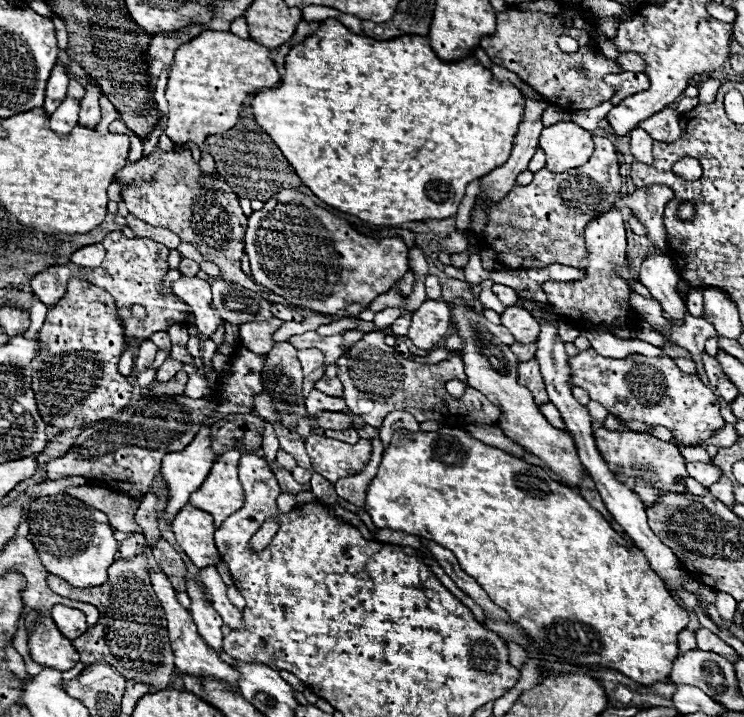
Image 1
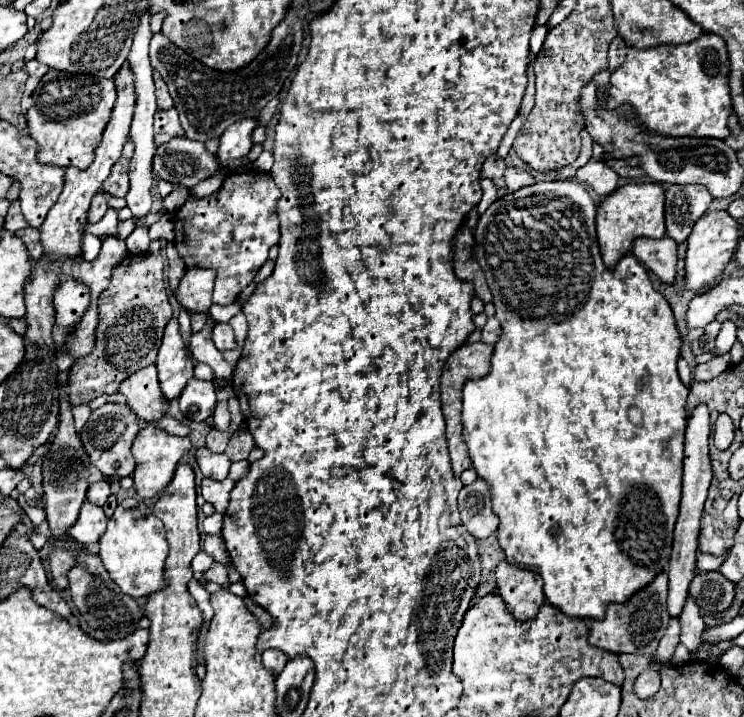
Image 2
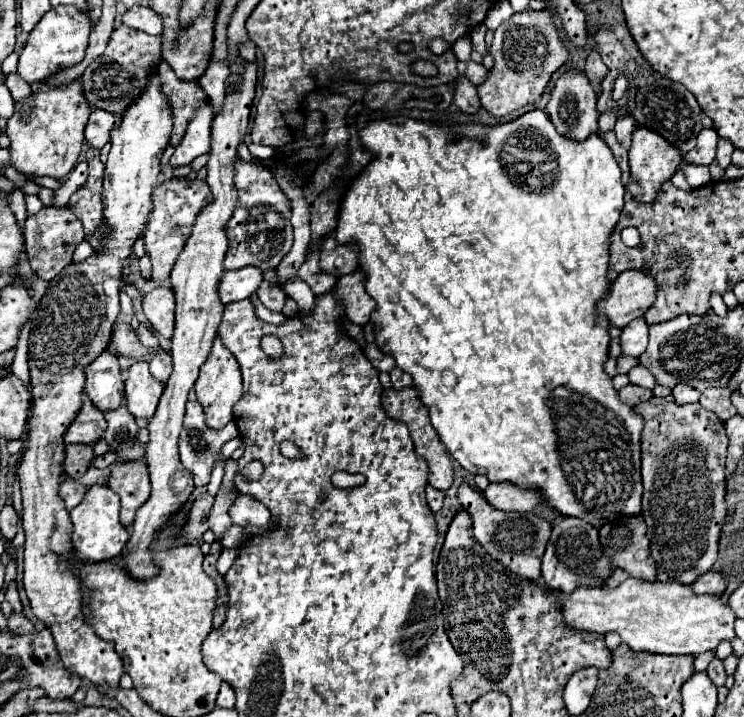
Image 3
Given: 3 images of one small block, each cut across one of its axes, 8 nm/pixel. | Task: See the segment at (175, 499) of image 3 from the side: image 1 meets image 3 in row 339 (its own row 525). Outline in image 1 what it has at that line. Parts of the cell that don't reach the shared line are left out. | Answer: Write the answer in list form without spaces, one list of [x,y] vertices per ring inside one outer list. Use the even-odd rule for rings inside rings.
[[[186,504],[172,520],[176,542],[198,568],[216,566],[220,560],[214,544],[214,530],[214,518],[190,504]]]

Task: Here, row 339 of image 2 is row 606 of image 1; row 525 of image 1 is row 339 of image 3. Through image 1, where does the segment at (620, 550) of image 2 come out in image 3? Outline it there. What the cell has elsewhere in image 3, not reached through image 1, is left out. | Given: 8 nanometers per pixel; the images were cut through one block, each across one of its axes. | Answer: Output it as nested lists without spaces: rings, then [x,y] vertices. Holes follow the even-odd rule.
[[[538,108],[524,112],[516,120],[494,126],[456,122],[432,124],[404,116],[374,118],[358,130],[358,138],[362,142],[362,148],[374,158],[344,190],[338,206],[338,226],[334,230],[334,238],[338,244],[358,246],[358,268],[364,274],[366,292],[376,300],[376,308],[370,316],[370,322],[374,324],[376,346],[380,352],[390,354],[400,370],[408,372],[414,378],[414,388],[422,398],[424,406],[428,406],[432,426],[438,432],[440,440],[446,444],[448,452],[460,462],[464,470],[472,474],[484,474],[490,482],[510,480],[520,486],[540,488],[544,492],[544,498],[554,504],[554,508],[558,508],[564,516],[578,516],[596,528],[606,524],[606,520],[612,522],[616,516],[640,514],[642,418],[634,414],[630,406],[620,402],[610,376],[602,370],[602,364],[608,358],[610,324],[594,310],[596,300],[602,298],[610,284],[606,278],[608,236],[620,218],[626,194],[626,188],[620,180],[620,166],[616,164],[608,144],[602,140],[600,134],[592,134],[582,142],[576,142],[568,136],[562,138],[548,114]],[[542,168],[544,172],[556,168],[556,180],[542,190],[526,186],[526,174]]]

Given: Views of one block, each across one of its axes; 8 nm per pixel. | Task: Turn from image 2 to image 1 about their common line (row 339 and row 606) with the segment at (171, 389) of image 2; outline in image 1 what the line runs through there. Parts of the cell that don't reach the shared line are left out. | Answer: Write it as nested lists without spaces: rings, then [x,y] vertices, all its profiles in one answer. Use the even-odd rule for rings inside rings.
[[[152,570],[150,572],[152,578],[152,586],[154,592],[166,612],[166,620],[168,620],[168,636],[170,636],[170,644],[174,650],[174,664],[180,670],[180,674],[190,674],[190,676],[198,676],[198,678],[218,678],[222,682],[226,682],[232,690],[238,690],[238,670],[232,670],[230,664],[226,664],[216,650],[210,650],[210,646],[206,646],[206,642],[200,638],[194,620],[190,618],[190,612],[186,608],[182,608],[176,600],[176,590],[172,588],[170,580],[166,578],[166,574],[162,570]]]

